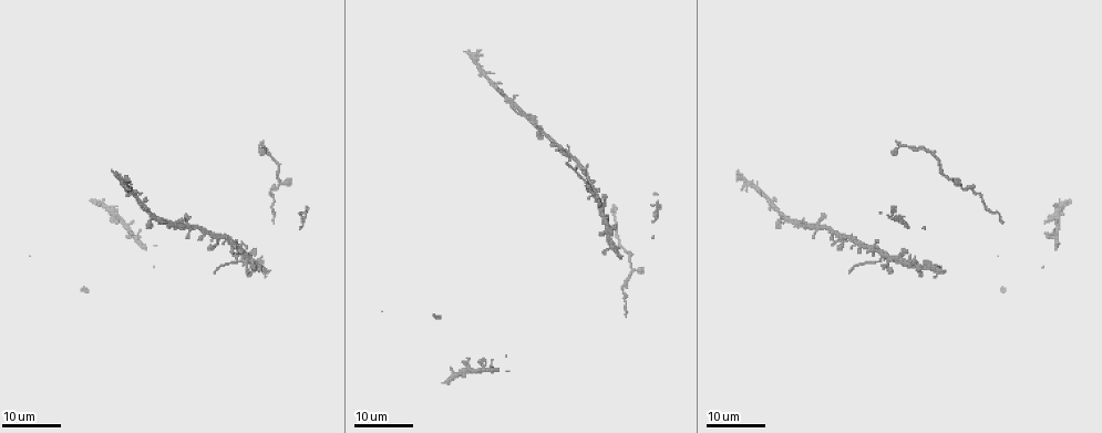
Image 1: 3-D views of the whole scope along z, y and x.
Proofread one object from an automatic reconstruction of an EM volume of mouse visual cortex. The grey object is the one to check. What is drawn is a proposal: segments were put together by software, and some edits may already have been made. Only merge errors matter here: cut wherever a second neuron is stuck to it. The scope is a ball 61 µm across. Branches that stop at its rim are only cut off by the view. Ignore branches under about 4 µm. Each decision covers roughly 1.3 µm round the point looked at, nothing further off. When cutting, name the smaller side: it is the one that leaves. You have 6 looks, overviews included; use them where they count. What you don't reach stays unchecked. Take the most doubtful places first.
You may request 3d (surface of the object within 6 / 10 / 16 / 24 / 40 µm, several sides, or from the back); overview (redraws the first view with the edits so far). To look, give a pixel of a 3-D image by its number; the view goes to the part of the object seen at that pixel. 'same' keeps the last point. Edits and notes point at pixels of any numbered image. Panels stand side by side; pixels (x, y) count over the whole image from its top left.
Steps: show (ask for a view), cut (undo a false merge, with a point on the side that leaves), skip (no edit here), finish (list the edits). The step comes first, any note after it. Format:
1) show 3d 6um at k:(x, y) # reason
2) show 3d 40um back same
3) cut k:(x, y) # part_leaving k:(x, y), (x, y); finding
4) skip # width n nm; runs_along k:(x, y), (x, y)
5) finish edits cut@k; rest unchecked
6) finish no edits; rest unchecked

show 3d 24um at 1:(242, 256) # thin arm on a thick one

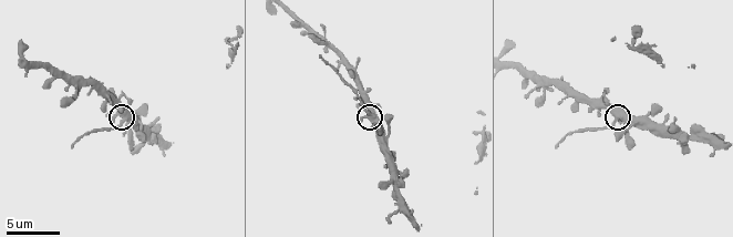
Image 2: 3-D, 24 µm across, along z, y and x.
show 3d 10um at 2:(121, 115)

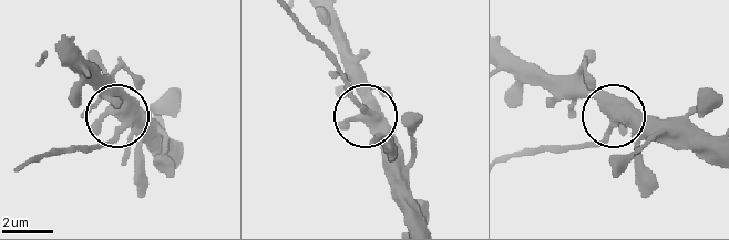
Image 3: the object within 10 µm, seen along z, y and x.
cut 3:(100, 148) # width 420 nm; part_leaving 3:(115, 133), (104, 144), (79, 144), (34, 158); a second neuron is stuck on

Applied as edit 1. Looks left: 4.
show overview

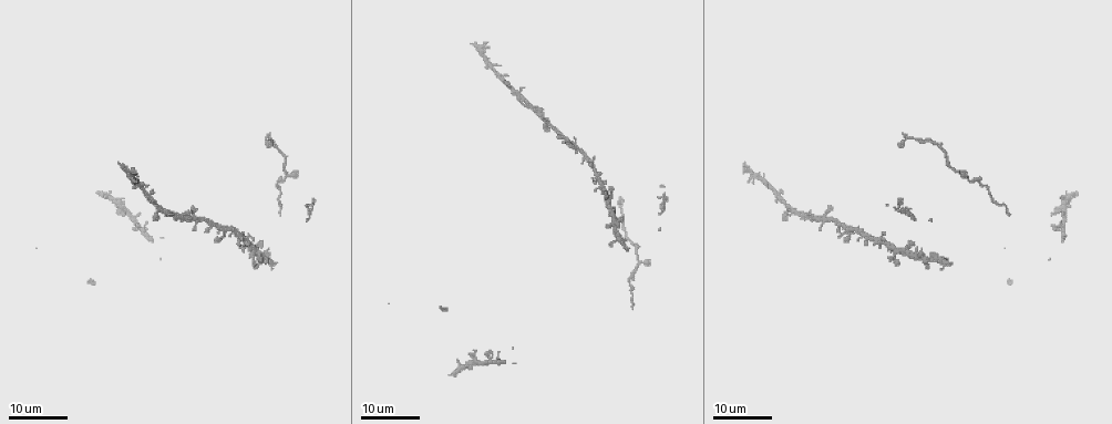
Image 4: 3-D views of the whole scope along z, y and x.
show 3d 24um at 4:(266, 136) # sudden change in width

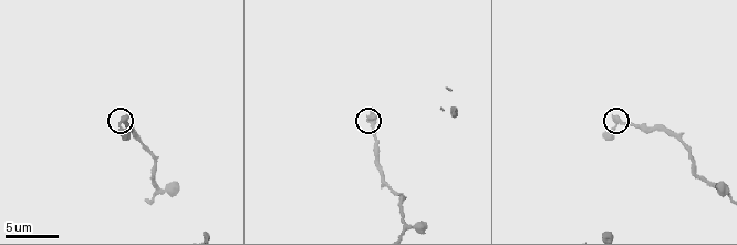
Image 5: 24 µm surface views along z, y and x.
show 3d 6um at 5:(372, 122) # zoom in

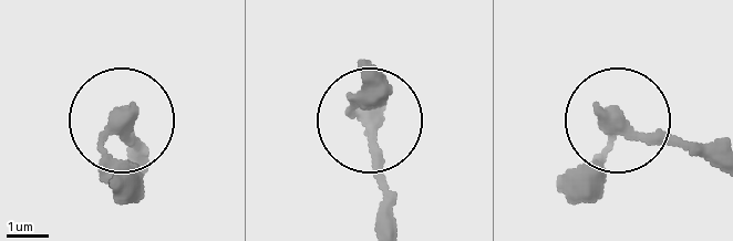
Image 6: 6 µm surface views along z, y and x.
skip # one neuron here

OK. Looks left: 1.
finish edits cut@3; rest unchecked

